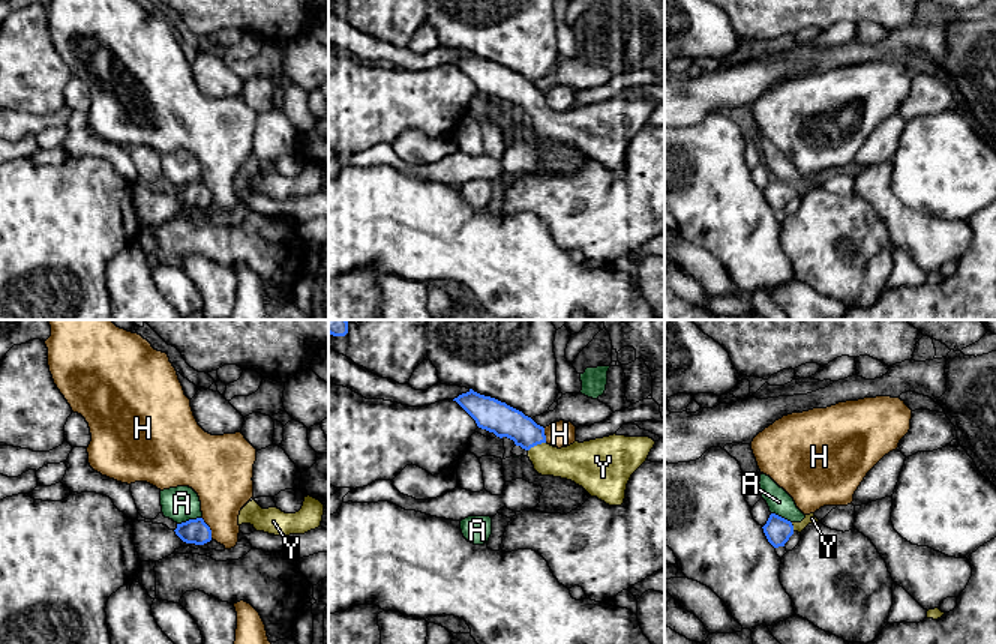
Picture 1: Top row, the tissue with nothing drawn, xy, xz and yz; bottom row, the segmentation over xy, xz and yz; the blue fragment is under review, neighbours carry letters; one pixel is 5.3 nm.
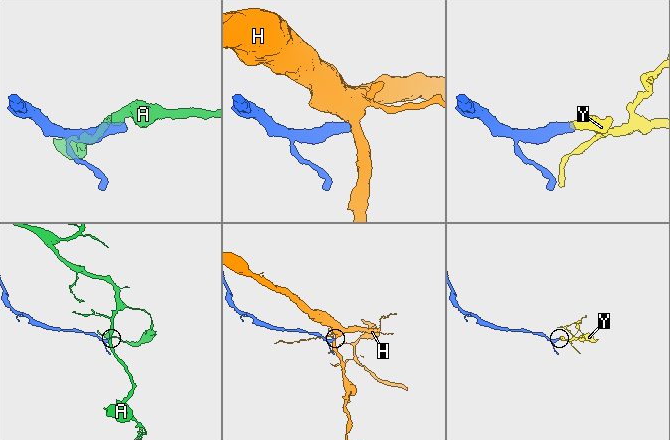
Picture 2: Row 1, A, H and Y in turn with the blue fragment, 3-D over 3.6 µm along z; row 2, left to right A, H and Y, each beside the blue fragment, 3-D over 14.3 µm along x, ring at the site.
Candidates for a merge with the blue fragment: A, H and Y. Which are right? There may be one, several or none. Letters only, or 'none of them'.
Y

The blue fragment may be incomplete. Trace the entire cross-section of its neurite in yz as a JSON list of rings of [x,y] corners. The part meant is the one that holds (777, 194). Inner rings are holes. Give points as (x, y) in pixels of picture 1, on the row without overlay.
[[[771,177],[766,188],[762,191],[768,206],[774,210],[784,210],[789,201],[798,195],[801,197],[808,188],[819,186],[814,177],[806,179],[801,186],[790,186],[776,177]]]

